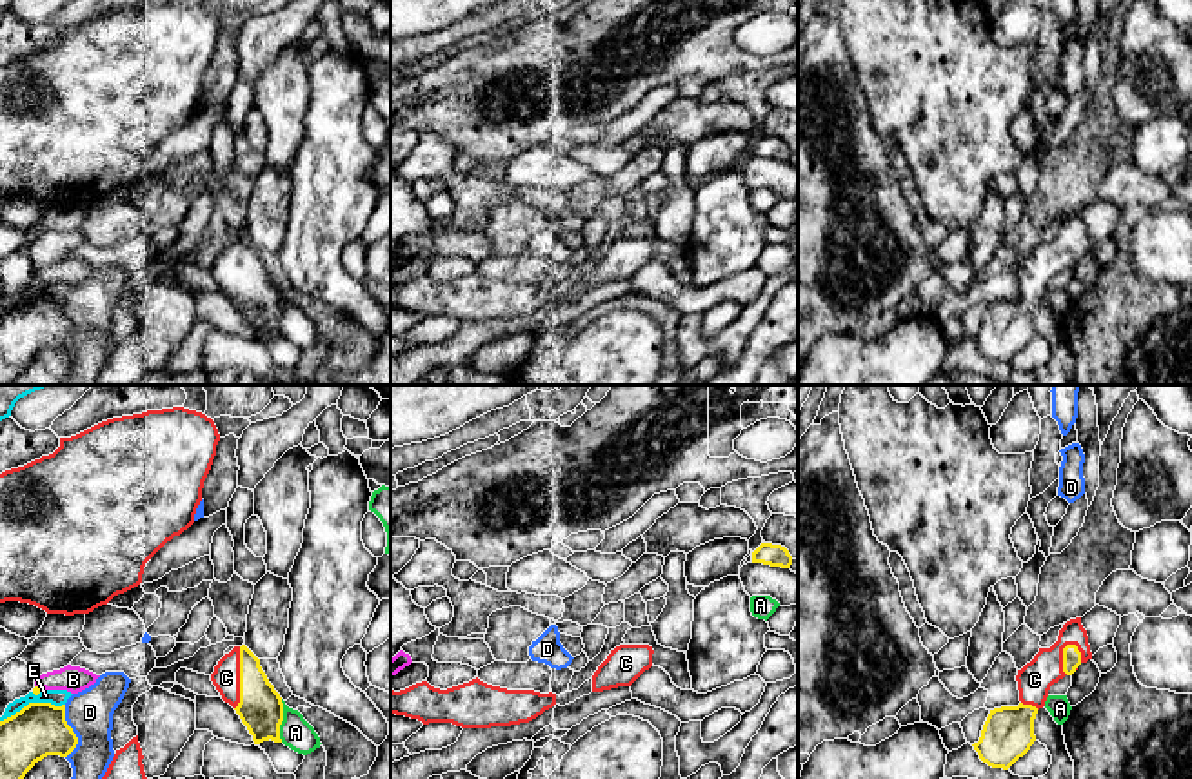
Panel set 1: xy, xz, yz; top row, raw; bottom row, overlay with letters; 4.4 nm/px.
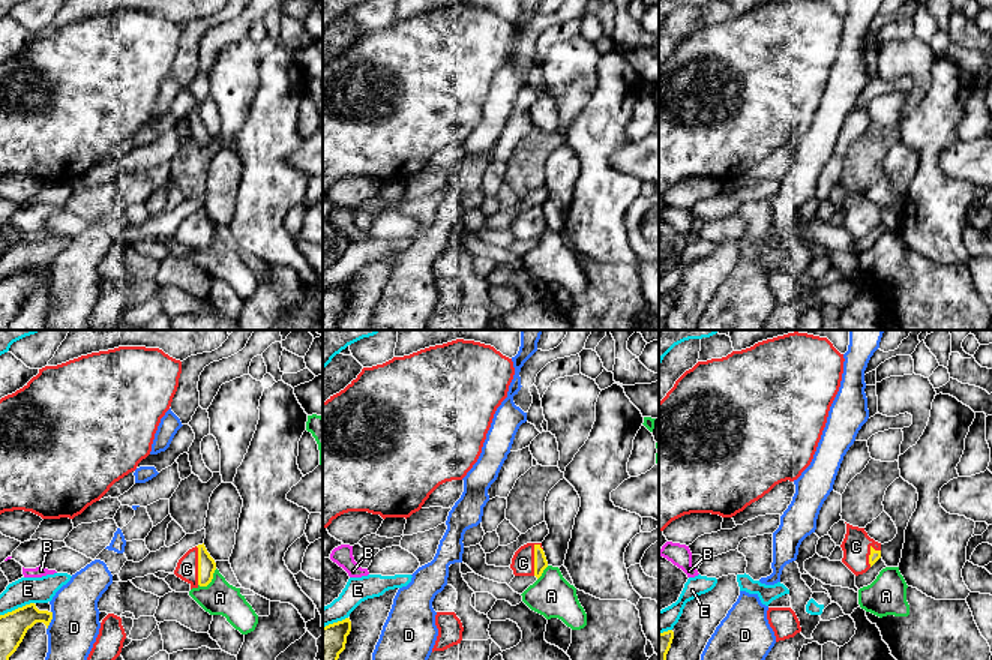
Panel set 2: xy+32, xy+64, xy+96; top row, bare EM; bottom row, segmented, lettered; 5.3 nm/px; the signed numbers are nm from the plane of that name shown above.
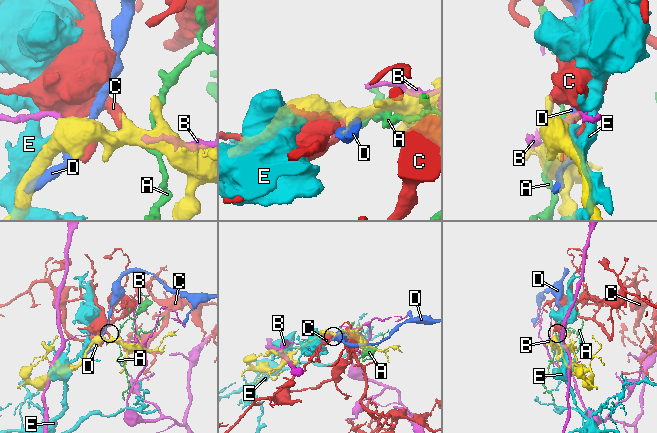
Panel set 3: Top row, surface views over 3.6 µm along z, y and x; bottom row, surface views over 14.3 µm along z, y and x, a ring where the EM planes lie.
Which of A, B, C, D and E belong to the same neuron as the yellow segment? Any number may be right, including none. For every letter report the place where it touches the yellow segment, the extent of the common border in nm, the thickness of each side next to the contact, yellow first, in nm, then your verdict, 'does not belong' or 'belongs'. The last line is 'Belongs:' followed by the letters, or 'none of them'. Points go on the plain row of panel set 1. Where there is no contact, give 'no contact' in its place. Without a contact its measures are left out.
A: xy (282, 313) | 190 nm | 200/140 nm | does not belong
B: xy (39, 280) | 30 nm | 30/120 nm | does not belong
C: xy (240, 271) | 280 nm | 200/120 nm | belongs
D: xy (73, 325) | 240 nm | 240/200 nm | does not belong
E: xy (31, 296) | 300 nm | 240/70 nm | does not belong
Belongs: C

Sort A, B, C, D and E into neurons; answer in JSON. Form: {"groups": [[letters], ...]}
{"groups": [["A"], ["B"], ["C"], ["D"], ["E"]]}

